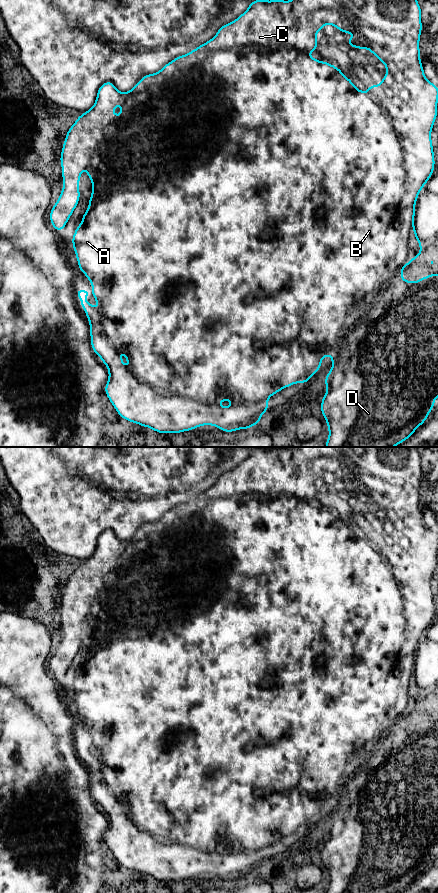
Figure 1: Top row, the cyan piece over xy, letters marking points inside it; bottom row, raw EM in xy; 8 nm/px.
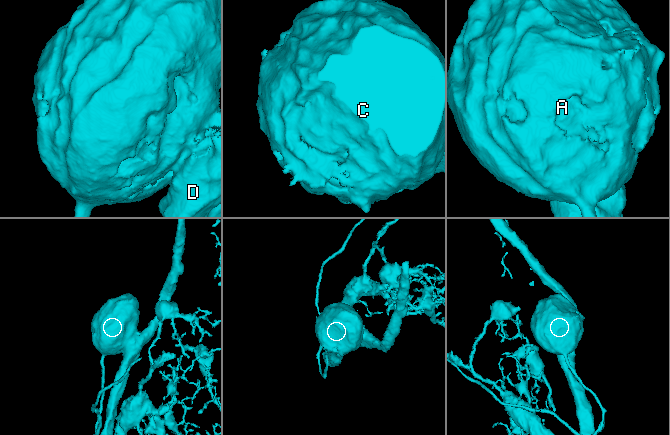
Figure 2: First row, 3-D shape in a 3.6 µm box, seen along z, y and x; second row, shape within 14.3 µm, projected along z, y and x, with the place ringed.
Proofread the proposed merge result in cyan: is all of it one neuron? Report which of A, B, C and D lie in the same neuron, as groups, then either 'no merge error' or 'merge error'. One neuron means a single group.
groups A B C / D; merge error

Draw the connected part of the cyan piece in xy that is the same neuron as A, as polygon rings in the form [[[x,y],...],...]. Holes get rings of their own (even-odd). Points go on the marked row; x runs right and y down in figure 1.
[[[254,0],[250,3],[248,9],[236,20],[221,26],[211,40],[200,45],[188,54],[173,59],[157,73],[143,76],[130,91],[126,93],[118,91],[111,81],[105,82],[100,86],[93,107],[81,116],[78,116],[75,123],[67,131],[60,156],[64,186],[56,204],[51,208],[50,222],[58,232],[65,228],[67,221],[80,199],[80,174],[89,163],[90,166],[87,169],[87,175],[92,181],[92,194],[89,199],[88,210],[82,216],[82,222],[75,229],[71,241],[78,260],[78,267],[81,272],[86,274],[86,278],[92,284],[94,298],[98,303],[98,308],[95,310],[90,302],[82,300],[83,297],[90,296],[89,291],[78,289],[76,296],[79,298],[79,303],[86,312],[90,324],[91,347],[108,368],[109,378],[105,385],[105,393],[120,417],[141,426],[151,428],[162,434],[190,431],[202,425],[213,425],[219,429],[223,429],[225,433],[230,433],[231,431],[239,429],[249,429],[260,423],[260,416],[263,413],[267,413],[268,410],[268,398],[295,383],[308,383],[308,379],[320,370],[322,359],[326,355],[332,357],[332,369],[324,380],[324,384],[328,388],[326,394],[340,387],[345,381],[346,369],[358,353],[359,341],[355,336],[355,326],[363,315],[369,299],[376,294],[383,284],[401,272],[407,265],[414,261],[418,255],[423,255],[422,245],[414,227],[415,204],[419,192],[433,175],[435,166],[431,131],[438,114],[438,87],[427,80],[420,61],[419,41],[422,31],[421,15],[421,8],[417,0]],[[325,24],[334,25],[343,33],[356,33],[357,35],[355,37],[346,40],[348,45],[357,49],[369,49],[371,53],[387,66],[385,70],[387,75],[381,78],[381,85],[369,85],[368,92],[359,91],[338,67],[325,61],[317,61],[315,58],[308,56],[311,51],[318,48],[316,33],[320,31]],[[115,105],[122,106],[121,113],[118,117],[114,116]],[[122,350],[130,364],[130,371],[121,362],[122,358],[118,352]],[[227,399],[234,404],[229,407],[221,407],[217,404],[219,401],[225,401]]]

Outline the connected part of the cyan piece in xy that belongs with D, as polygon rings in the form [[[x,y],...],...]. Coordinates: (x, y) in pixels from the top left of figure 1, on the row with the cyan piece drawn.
[[[402,272],[383,284],[371,297],[363,315],[356,323],[355,336],[359,341],[358,353],[346,369],[345,381],[337,389],[329,391],[321,401],[321,412],[327,421],[329,437],[325,447],[394,447],[408,439],[422,425],[434,401],[438,397],[438,273],[420,278],[418,282],[405,281]]]

